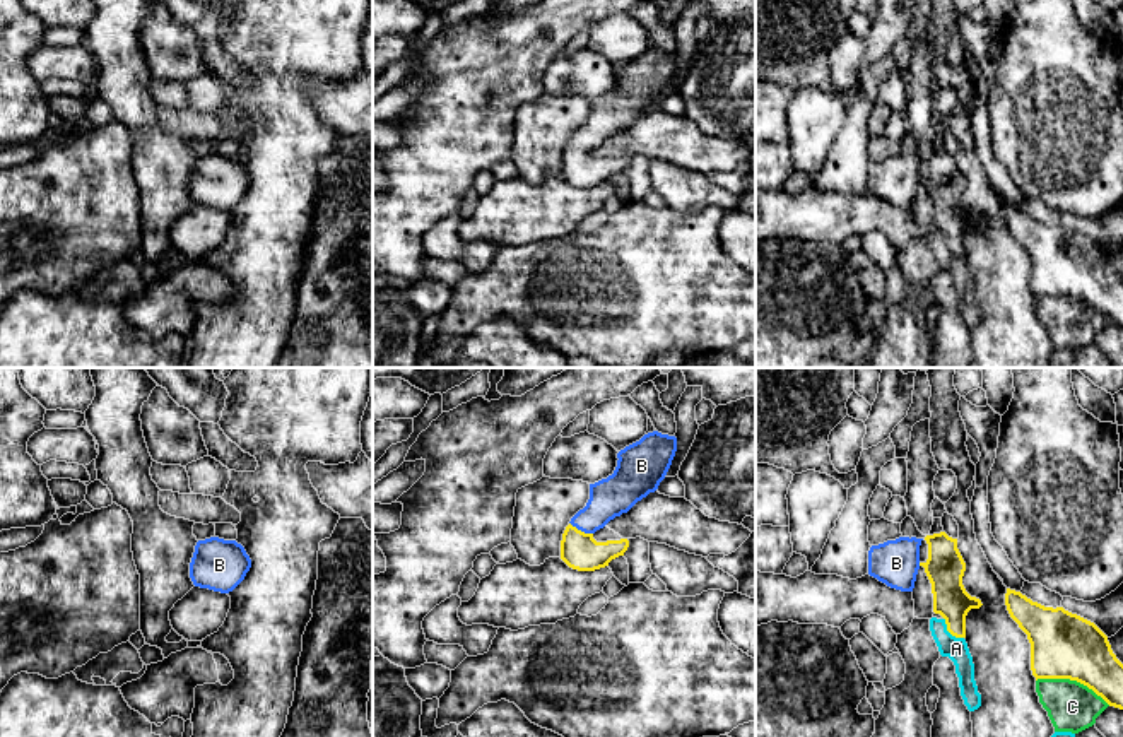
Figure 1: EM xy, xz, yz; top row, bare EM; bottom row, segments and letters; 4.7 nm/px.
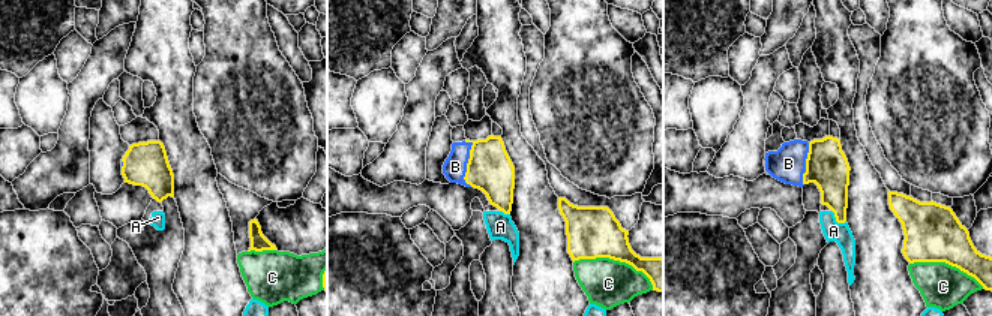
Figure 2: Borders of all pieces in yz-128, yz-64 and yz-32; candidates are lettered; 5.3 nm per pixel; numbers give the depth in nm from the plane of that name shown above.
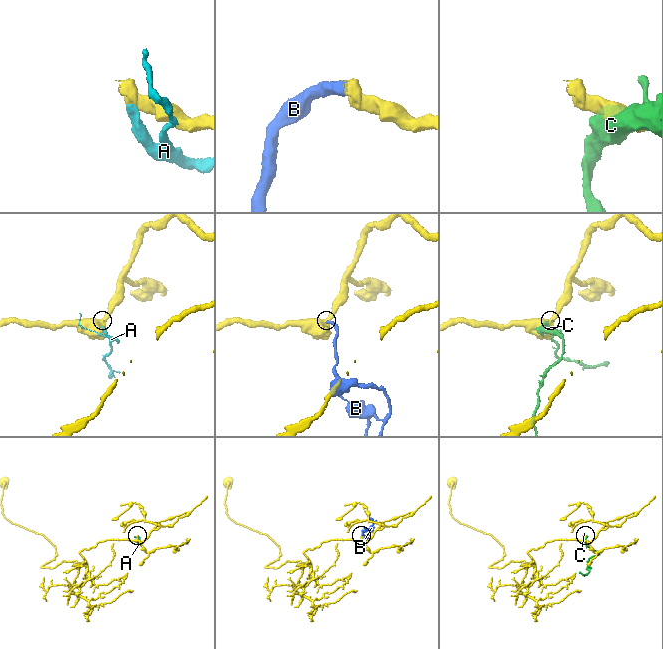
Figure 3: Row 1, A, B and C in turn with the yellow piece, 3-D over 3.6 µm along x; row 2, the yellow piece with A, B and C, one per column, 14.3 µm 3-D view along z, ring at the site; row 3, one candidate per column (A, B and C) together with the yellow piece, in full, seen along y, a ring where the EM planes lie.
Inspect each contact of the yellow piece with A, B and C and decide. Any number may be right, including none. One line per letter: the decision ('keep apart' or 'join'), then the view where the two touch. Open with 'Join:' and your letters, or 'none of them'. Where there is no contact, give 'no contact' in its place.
Join: B
A: keep apart; meets yellow in yz
B: join; meets yellow in xz
C: keep apart; meets yellow in yz

